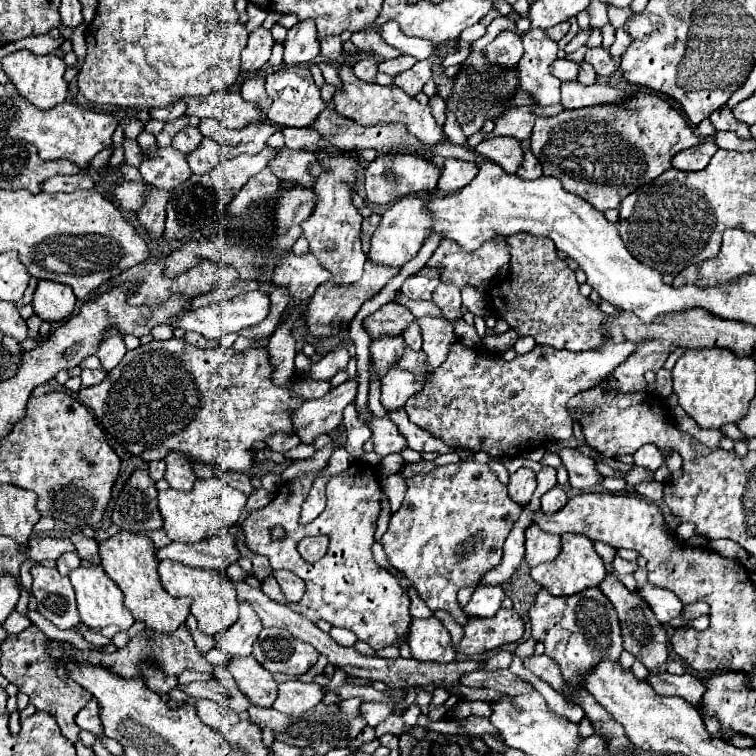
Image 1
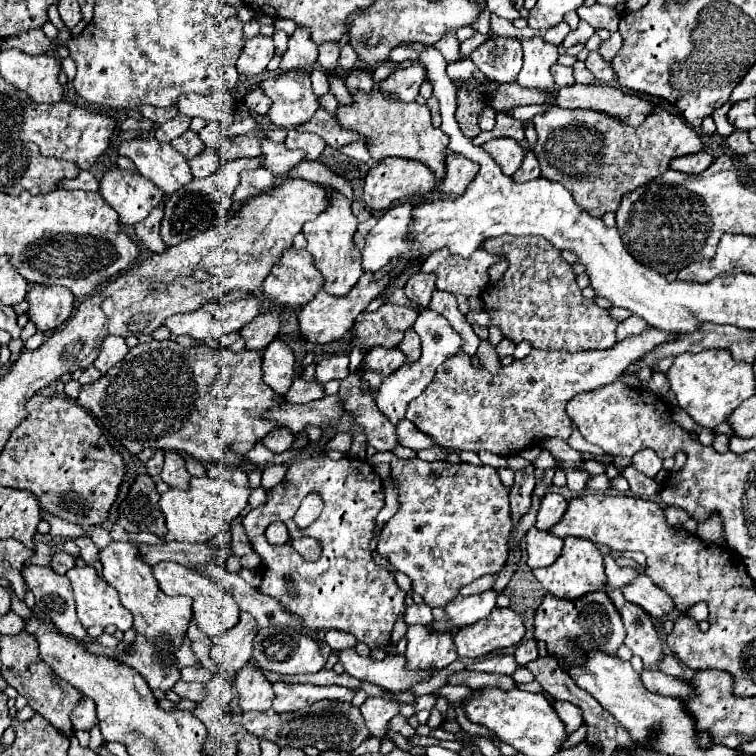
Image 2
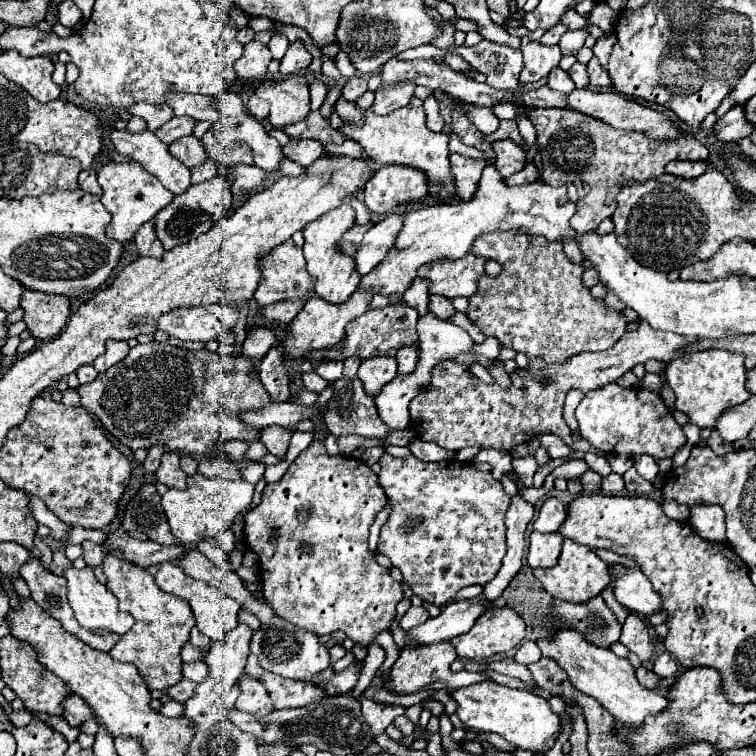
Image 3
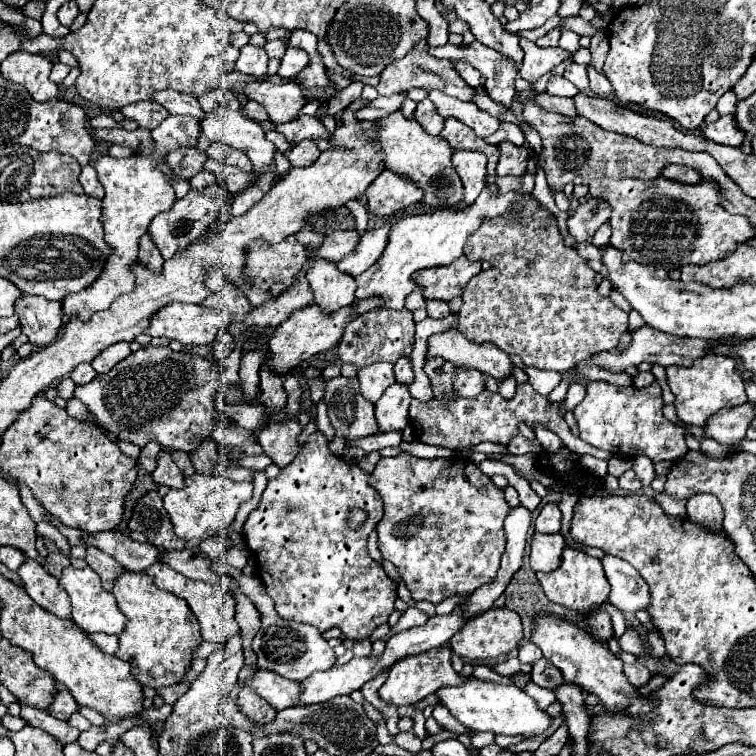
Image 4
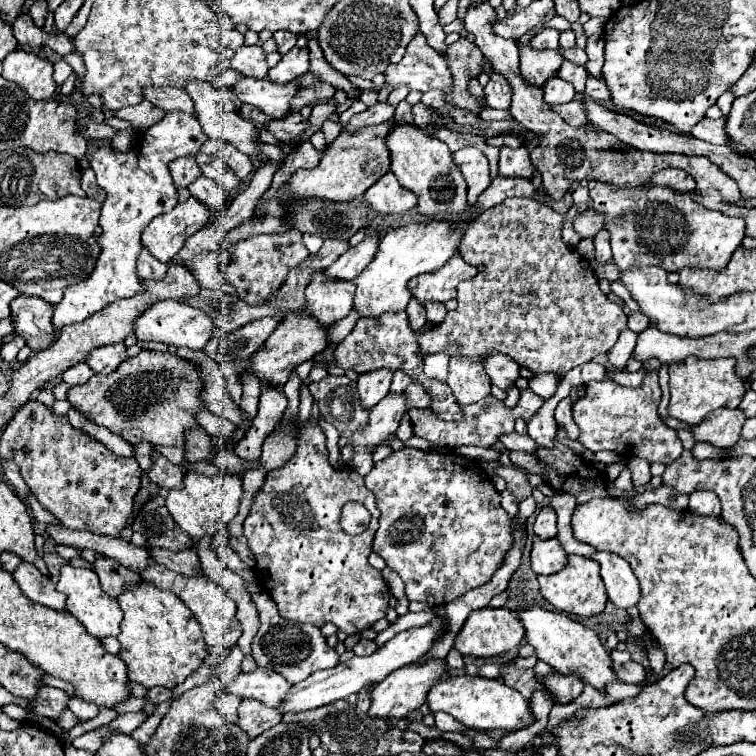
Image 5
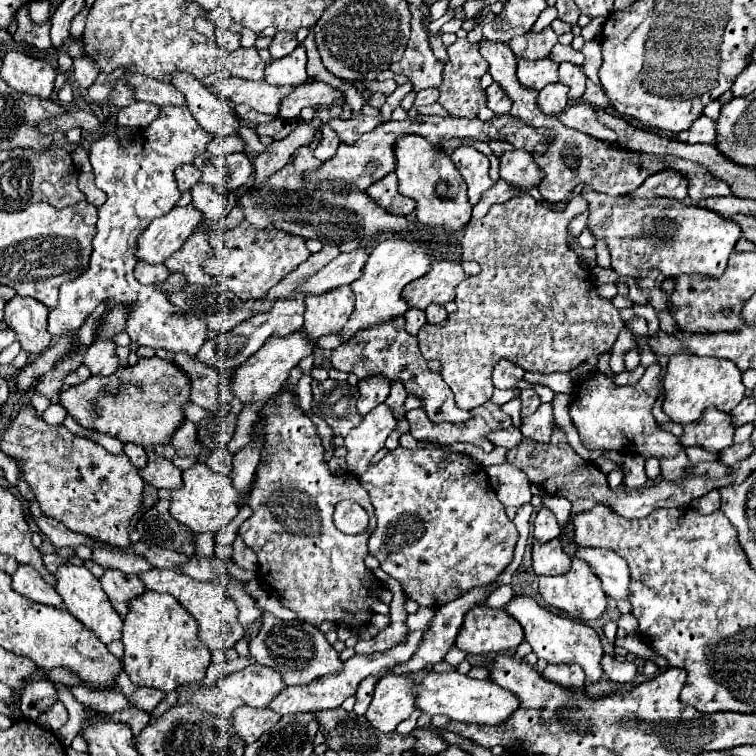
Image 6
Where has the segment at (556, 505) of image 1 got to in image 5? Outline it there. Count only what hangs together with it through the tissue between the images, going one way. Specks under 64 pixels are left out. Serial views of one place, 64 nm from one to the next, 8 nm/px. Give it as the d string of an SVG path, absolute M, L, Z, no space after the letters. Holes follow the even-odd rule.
M544 506L534 522L534 534L540 538L556 536L556 512L552 506Z

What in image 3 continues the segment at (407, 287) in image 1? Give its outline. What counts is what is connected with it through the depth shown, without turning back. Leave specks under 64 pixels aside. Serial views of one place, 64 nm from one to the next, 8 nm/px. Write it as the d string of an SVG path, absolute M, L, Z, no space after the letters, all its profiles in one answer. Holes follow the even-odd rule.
M416 276L414 278L414 282L412 282L412 286L404 292L404 302L408 302L412 308L416 308L418 310L418 314L422 316L422 314L426 314L428 312L428 300L430 300L430 280L426 280L426 278L420 278L420 276Z

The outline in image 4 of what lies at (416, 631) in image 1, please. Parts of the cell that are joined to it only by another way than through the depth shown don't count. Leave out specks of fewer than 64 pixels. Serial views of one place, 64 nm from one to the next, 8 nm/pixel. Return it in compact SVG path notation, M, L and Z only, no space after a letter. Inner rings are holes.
M440 646L440 648L428 650L424 654L406 656L402 660L398 660L396 664L392 664L388 680L382 684L378 694L384 702L392 702L396 706L416 704L418 700L426 698L428 694L432 694L432 692L436 692L444 686L460 686L466 680L468 680L468 676L462 676L462 674L454 672L454 668L452 668L452 650L450 650L450 646Z

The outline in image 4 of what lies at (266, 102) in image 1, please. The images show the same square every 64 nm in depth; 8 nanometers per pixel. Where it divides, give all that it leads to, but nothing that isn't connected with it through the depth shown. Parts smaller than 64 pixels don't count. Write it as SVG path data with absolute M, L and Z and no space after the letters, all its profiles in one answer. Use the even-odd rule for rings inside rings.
M250 100L250 102L244 106L244 112L246 112L246 116L252 118L252 120L260 120L260 122L268 120L268 112L266 112L264 106L258 104L256 100ZM258 116L260 116L260 118L258 118Z

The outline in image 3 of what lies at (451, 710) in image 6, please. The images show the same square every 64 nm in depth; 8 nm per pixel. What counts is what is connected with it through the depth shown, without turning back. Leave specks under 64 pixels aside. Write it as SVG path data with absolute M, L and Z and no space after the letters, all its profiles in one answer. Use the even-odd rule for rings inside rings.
M480 682L454 690L450 692L450 696L458 702L456 714L462 724L478 732L500 734L510 744L522 750L530 750L534 754L544 754L548 750L546 742L560 732L560 718L550 710L548 702L542 696L526 690L500 686L496 682Z

